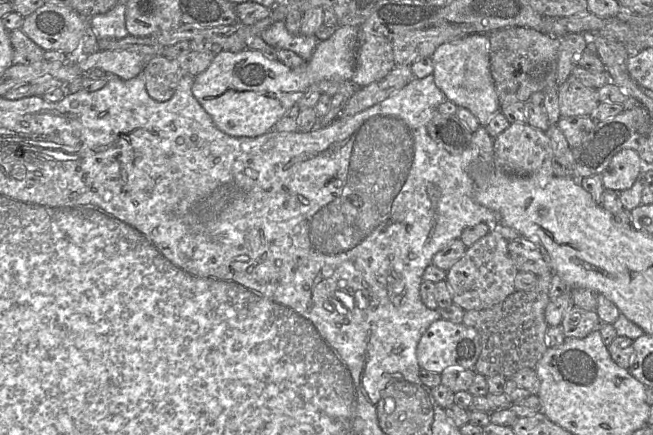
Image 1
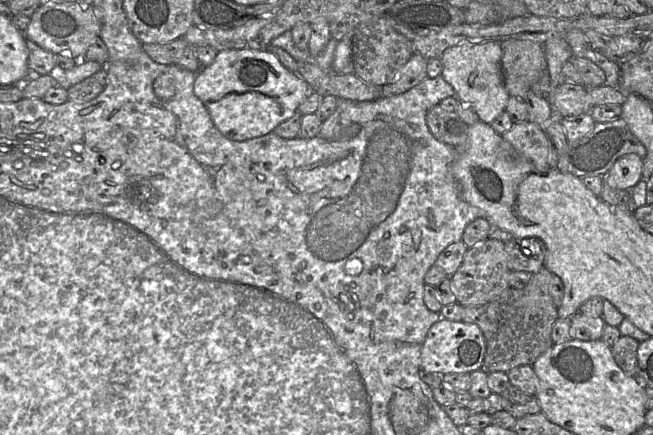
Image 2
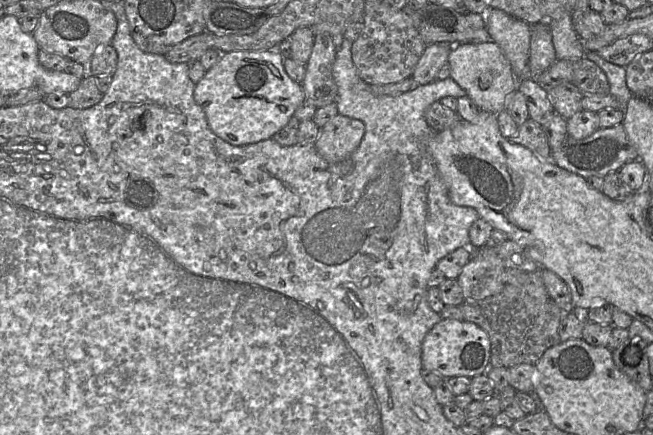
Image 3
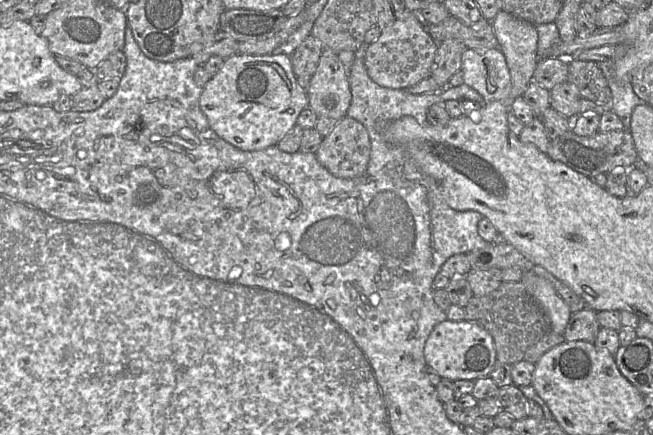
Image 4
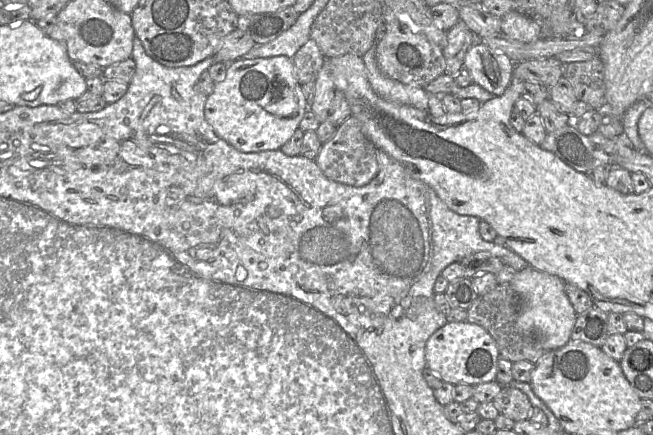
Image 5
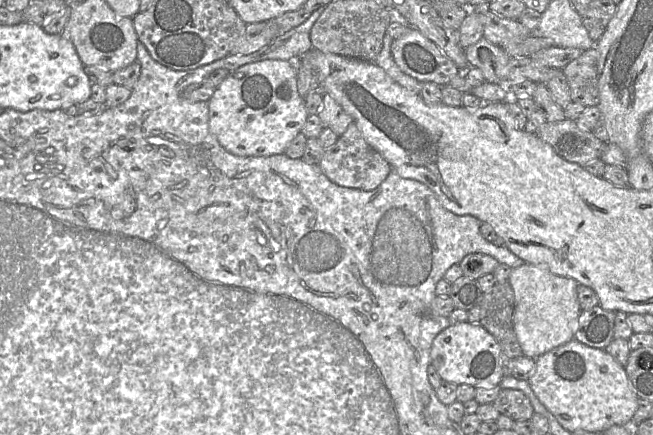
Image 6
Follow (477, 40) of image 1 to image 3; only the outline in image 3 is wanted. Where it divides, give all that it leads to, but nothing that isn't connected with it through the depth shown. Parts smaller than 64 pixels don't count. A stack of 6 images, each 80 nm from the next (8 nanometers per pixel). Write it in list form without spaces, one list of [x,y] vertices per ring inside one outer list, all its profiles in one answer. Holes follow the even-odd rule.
[[[493,41],[462,43],[453,46],[447,64],[452,78],[481,110],[499,114],[506,109],[508,99],[517,91],[519,81],[501,48]]]

